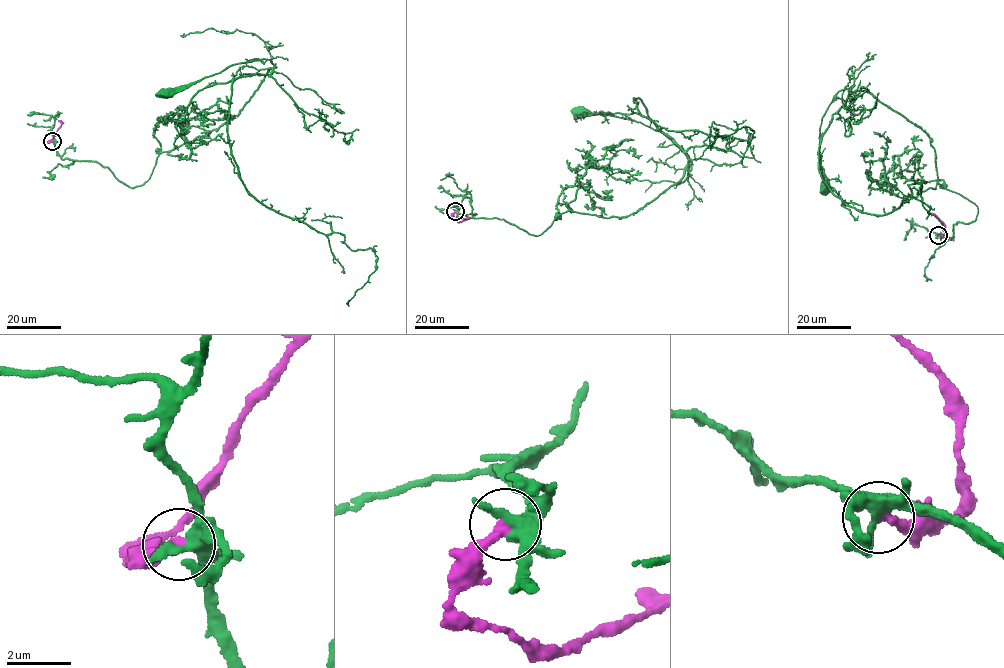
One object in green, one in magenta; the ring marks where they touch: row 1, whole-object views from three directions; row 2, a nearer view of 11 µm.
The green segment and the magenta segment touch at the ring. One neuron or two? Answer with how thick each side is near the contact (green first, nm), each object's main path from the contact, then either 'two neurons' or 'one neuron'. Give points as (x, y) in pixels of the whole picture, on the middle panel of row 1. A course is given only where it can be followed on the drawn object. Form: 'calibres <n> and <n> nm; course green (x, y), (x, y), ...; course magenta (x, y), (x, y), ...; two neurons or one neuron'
calibres 440 and 360 nm; course green (455, 211), (539, 235), (573, 210), (608, 217), (636, 213), (691, 170), (688, 155), (659, 131), (580, 112); course magenta (455, 211), (451, 218), (458, 222), (467, 219), (466, 216); two neurons

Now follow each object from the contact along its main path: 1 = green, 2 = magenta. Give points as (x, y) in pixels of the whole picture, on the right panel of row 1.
1: (938, 235), (953, 239), (975, 205), (937, 180), (921, 127), (854, 85), (822, 119), (824, 187)
2: (938, 235), (944, 234), (945, 225), (935, 215), (931, 214)

